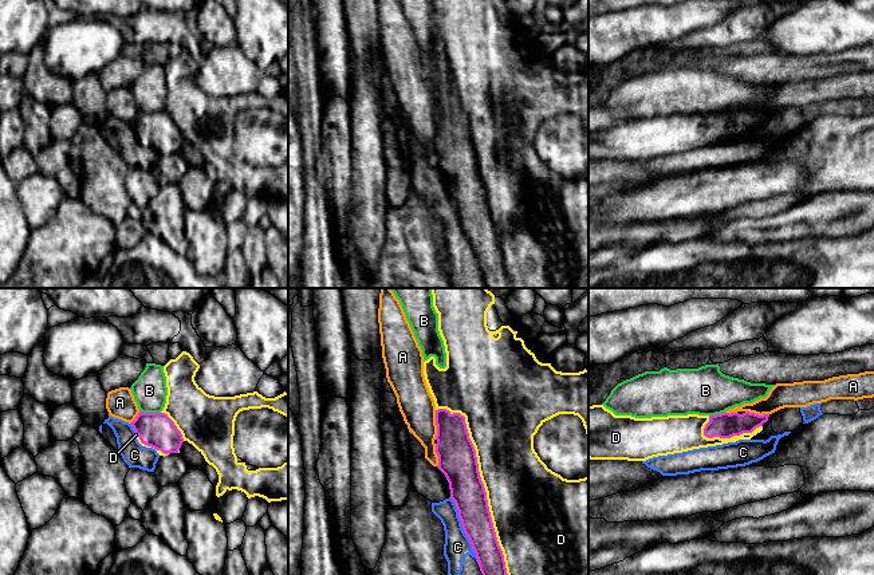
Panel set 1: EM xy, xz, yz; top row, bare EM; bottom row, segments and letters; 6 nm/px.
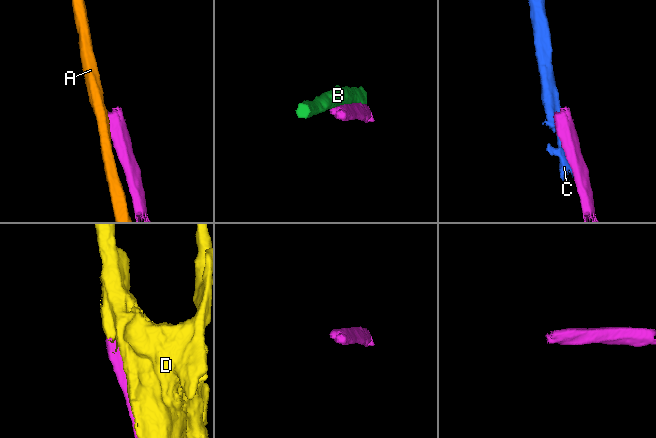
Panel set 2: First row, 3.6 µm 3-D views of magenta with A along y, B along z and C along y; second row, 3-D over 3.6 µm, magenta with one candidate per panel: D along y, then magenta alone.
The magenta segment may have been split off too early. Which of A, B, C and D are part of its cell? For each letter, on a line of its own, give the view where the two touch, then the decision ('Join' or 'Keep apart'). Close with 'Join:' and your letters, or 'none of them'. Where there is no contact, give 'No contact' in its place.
A: Touches magenta in xz. Keep apart
B: Touches magenta in xy. Keep apart
C: Touches magenta in xz. Keep apart
D: Touches magenta in xz. Keep apart
Join: none of them

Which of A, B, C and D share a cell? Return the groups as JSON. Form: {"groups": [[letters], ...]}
{"groups": [["A"], ["B"], ["C"], ["D"]]}

